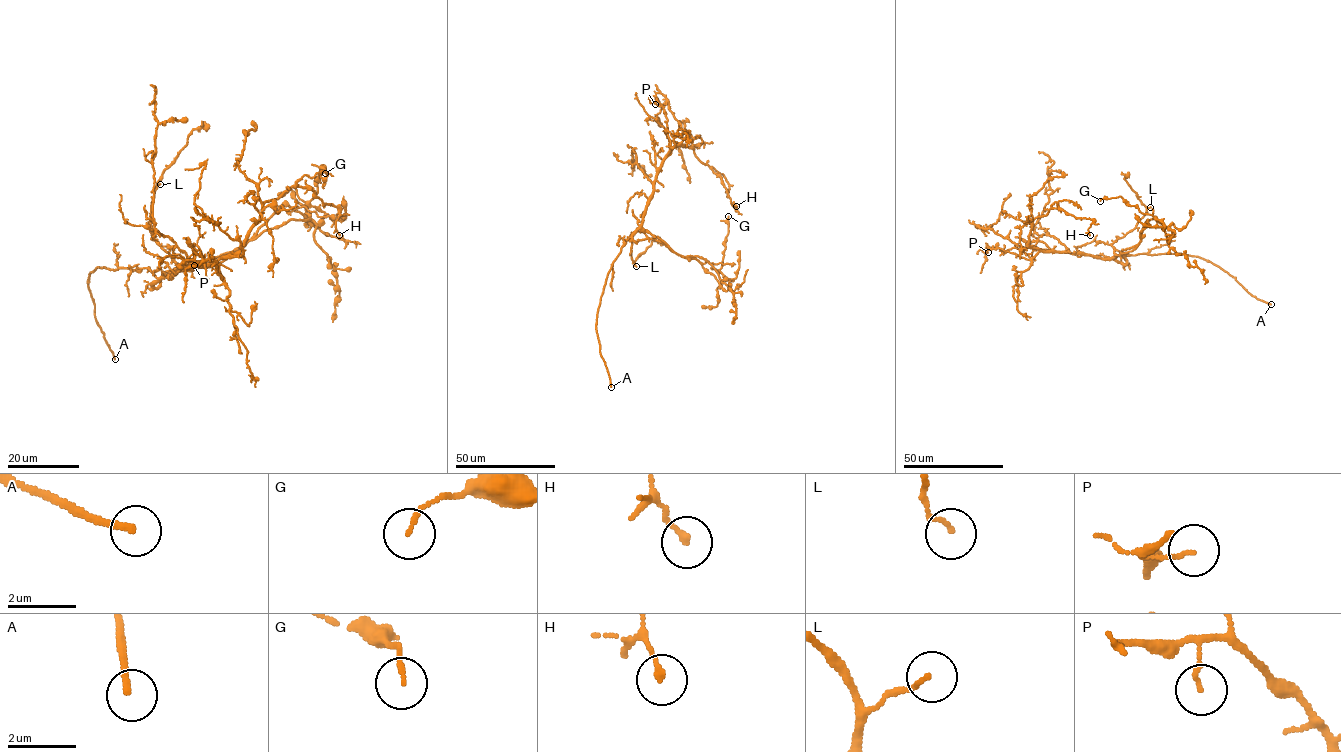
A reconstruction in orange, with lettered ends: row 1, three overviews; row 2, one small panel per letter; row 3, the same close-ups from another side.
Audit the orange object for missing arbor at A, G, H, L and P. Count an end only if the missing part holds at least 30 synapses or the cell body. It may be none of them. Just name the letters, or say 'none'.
A

